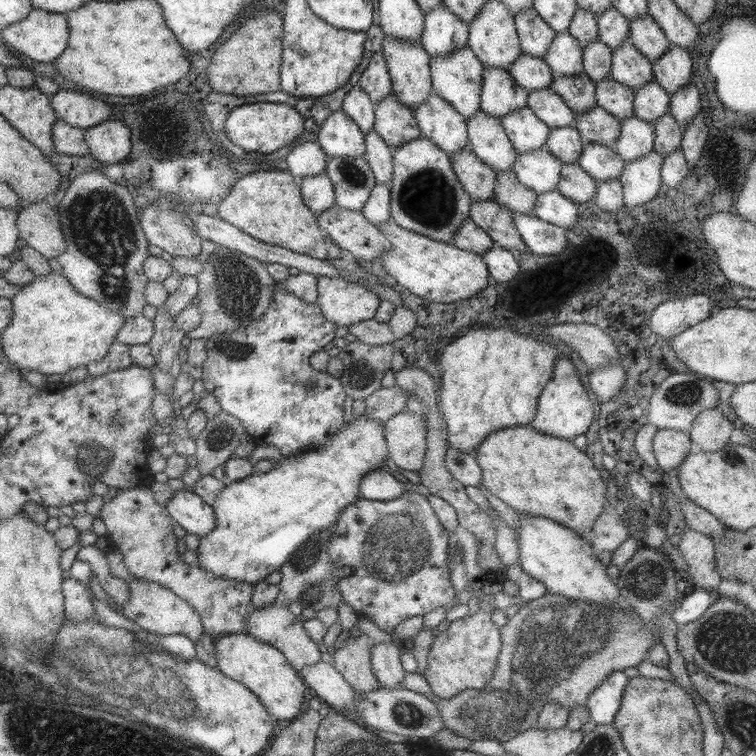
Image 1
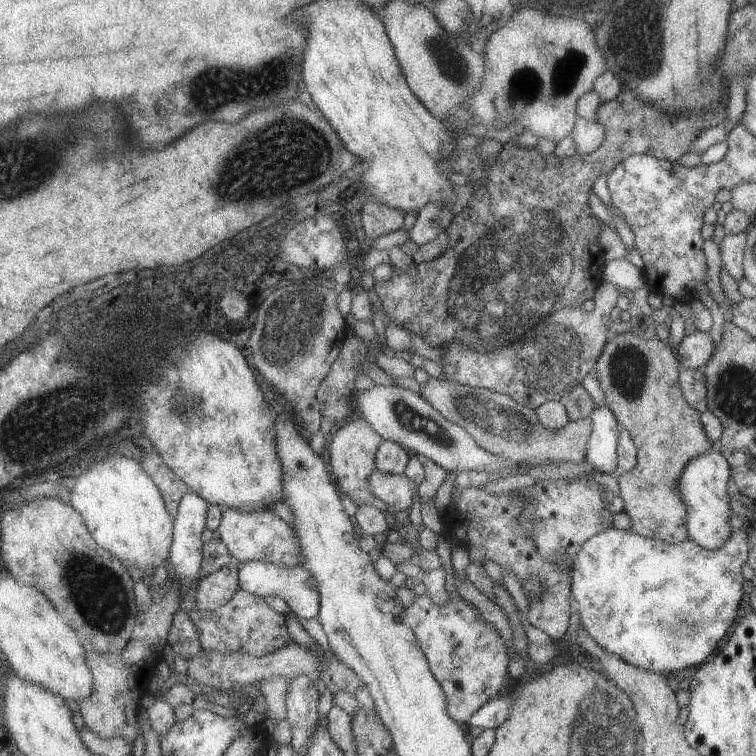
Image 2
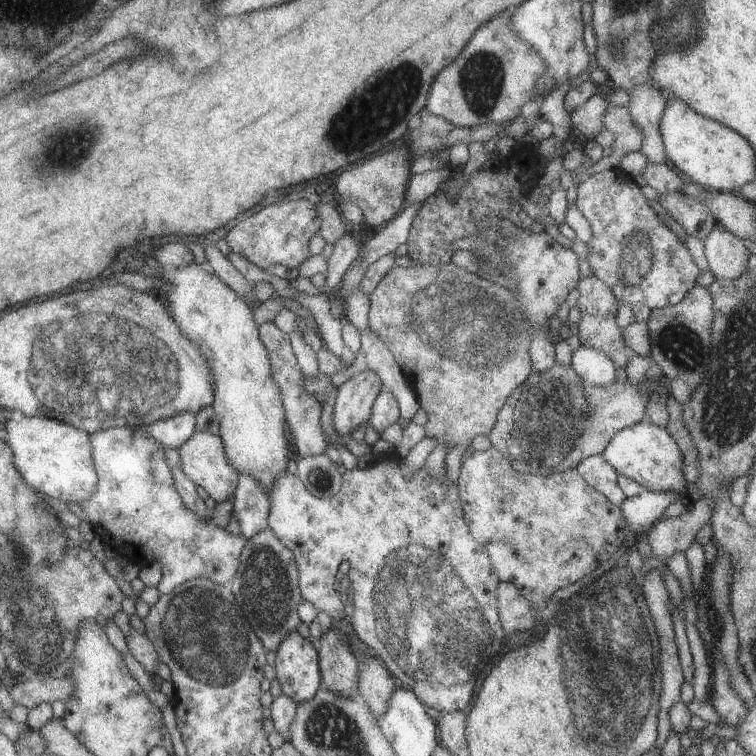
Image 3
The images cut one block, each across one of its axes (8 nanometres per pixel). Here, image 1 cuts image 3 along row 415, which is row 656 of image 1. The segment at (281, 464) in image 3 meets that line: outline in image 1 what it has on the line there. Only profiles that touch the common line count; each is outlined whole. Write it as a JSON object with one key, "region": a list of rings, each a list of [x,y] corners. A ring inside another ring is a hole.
{"region":[[[244,633],[218,636],[214,642],[214,648],[217,669],[253,692],[259,698],[259,702],[267,708],[267,712],[273,720],[292,721],[298,716],[306,686],[298,671],[293,670],[279,650],[269,644],[254,640]]]}

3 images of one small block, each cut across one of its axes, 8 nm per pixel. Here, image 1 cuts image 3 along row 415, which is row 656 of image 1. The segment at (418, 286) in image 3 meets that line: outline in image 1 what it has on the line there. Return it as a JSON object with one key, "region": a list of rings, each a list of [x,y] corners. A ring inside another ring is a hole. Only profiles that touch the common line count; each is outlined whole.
{"region":[[[477,610],[473,616],[454,620],[447,629],[436,633],[423,672],[427,686],[439,698],[451,698],[463,689],[483,688],[491,680],[501,647],[500,627],[491,622],[491,615],[492,612]]]}

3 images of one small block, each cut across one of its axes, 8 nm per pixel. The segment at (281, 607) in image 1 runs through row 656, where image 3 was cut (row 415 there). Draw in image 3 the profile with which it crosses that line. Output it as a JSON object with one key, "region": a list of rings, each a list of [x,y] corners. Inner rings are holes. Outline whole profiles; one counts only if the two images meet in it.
{"region":[[[267,321],[258,327],[258,338],[267,352],[269,366],[271,366],[271,380],[275,382],[275,386],[279,386],[283,404],[283,420],[285,420],[287,429],[295,441],[297,454],[299,457],[324,454],[327,444],[325,444],[325,438],[323,438],[320,428],[322,405],[303,390],[304,376],[293,354],[288,335],[279,330],[273,322]]]}

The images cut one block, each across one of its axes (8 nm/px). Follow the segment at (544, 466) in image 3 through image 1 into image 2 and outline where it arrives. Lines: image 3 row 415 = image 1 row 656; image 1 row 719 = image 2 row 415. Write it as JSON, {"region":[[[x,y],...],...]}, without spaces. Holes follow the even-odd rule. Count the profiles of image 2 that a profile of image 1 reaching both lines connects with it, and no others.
{"region":[[[432,377],[420,385],[418,394],[445,420],[462,427],[478,447],[490,454],[519,463],[534,460],[578,462],[584,459],[591,431],[588,418],[567,422],[560,430],[552,431],[538,422],[533,409],[519,405],[508,395]]]}

